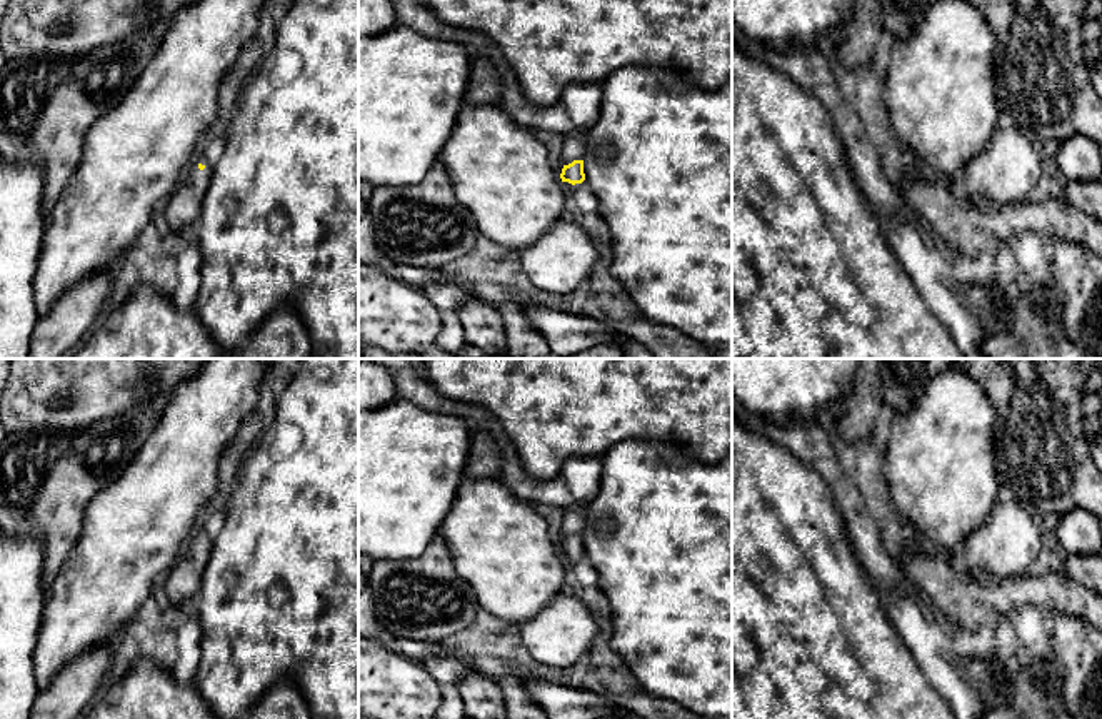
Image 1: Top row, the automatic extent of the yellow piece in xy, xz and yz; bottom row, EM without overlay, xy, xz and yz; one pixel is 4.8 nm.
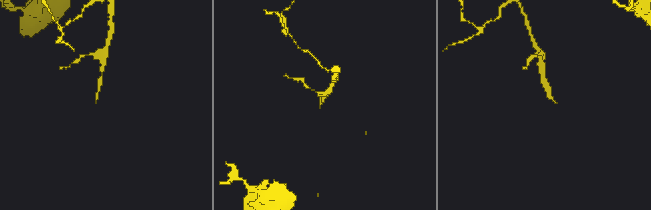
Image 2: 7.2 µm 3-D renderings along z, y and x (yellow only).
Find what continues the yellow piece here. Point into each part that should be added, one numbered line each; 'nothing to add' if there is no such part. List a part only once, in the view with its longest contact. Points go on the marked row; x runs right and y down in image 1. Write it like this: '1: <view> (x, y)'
1: xz (574, 145)

